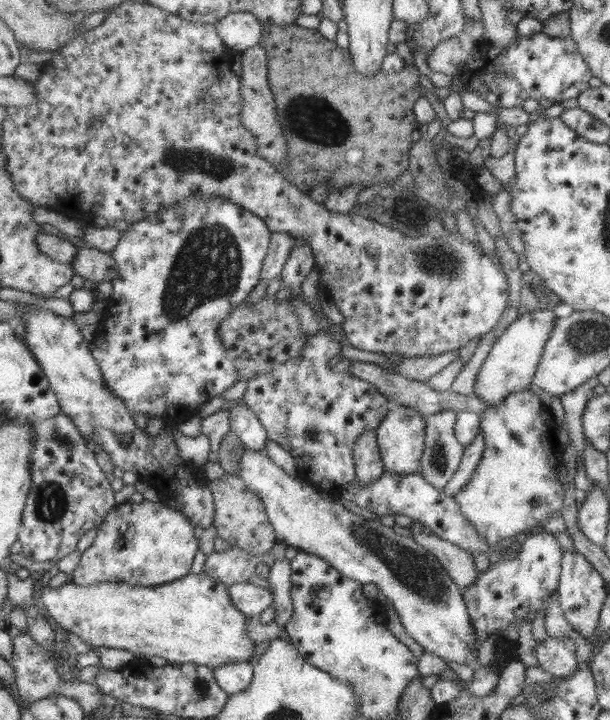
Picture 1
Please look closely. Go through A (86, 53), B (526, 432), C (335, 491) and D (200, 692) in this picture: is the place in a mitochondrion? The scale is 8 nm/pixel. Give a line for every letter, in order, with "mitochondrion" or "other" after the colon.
A: other
B: other
C: other
D: mitochondrion

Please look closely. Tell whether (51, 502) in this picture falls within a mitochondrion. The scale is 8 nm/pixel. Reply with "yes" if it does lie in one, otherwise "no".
yes

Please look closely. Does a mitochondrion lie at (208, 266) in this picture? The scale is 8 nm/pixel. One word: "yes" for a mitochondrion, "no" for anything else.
yes

